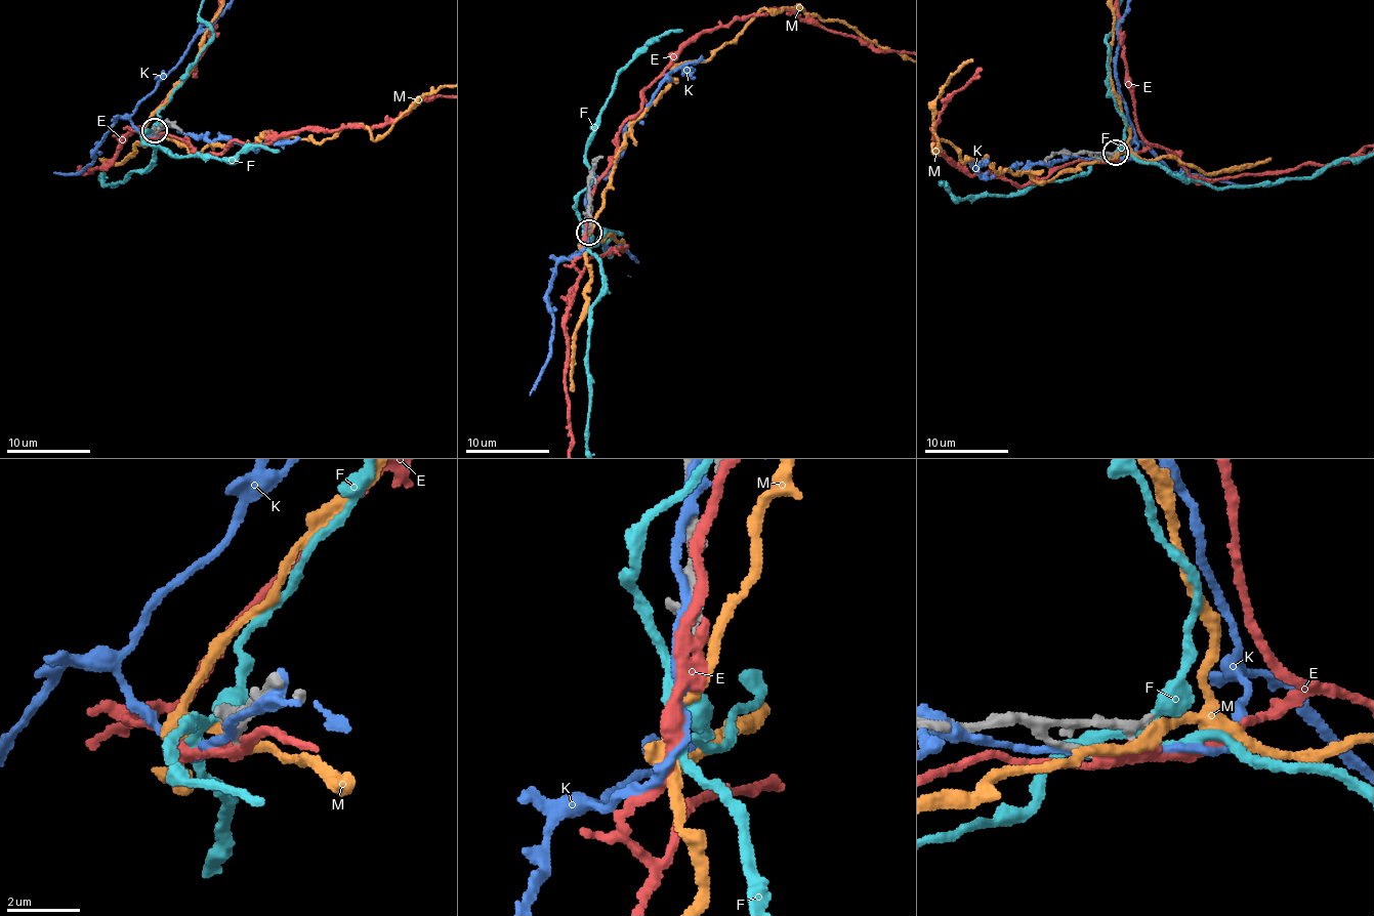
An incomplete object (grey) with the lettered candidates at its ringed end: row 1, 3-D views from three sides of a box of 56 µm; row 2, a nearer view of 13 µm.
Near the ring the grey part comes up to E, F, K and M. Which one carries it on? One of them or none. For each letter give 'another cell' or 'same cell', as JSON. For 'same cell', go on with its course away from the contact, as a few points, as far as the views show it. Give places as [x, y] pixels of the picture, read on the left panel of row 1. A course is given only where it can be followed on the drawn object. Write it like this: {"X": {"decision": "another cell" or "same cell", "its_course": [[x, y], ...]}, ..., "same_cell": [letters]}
{"E": {"decision": "another cell"}, "F": {"decision": "another cell"}, "K": {"decision": "another cell"}, "M": {"decision": "another cell"}, "same_cell": []}

